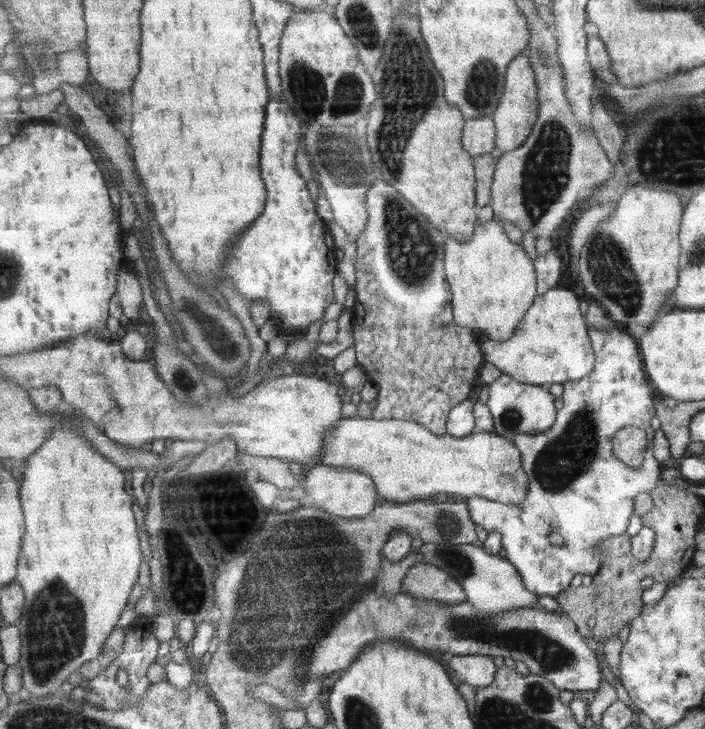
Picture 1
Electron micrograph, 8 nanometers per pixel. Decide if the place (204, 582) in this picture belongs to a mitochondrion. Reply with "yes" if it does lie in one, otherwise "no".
no

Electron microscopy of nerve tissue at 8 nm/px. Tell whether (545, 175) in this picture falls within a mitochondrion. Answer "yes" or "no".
yes

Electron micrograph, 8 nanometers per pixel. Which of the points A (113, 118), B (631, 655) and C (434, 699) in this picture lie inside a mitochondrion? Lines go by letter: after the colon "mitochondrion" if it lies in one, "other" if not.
A: other
B: other
C: other

